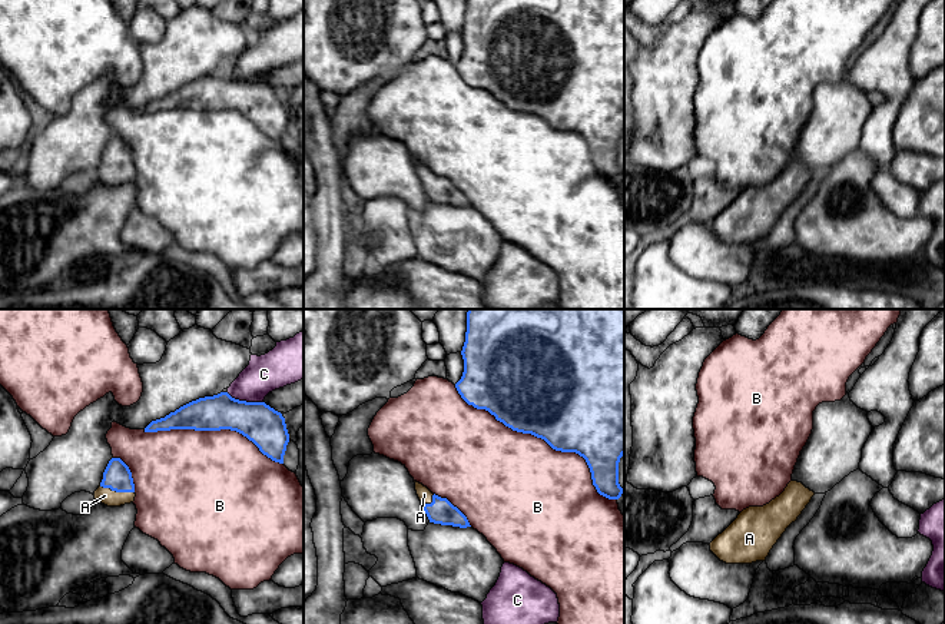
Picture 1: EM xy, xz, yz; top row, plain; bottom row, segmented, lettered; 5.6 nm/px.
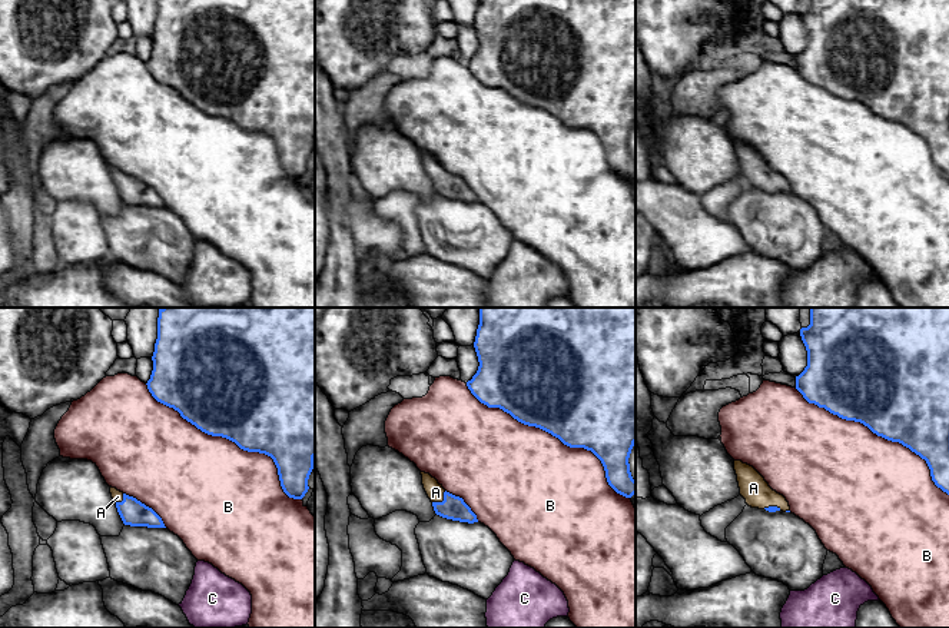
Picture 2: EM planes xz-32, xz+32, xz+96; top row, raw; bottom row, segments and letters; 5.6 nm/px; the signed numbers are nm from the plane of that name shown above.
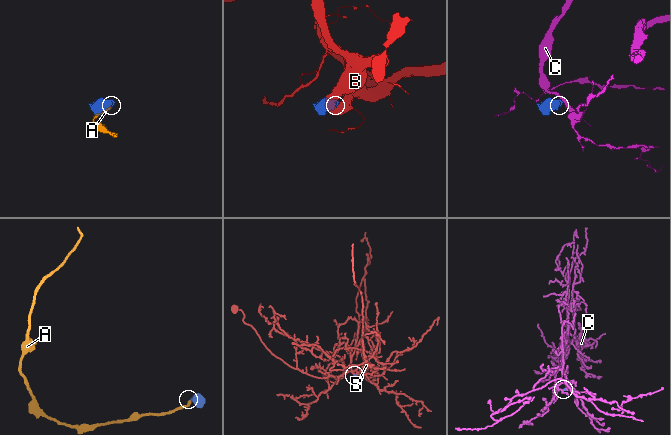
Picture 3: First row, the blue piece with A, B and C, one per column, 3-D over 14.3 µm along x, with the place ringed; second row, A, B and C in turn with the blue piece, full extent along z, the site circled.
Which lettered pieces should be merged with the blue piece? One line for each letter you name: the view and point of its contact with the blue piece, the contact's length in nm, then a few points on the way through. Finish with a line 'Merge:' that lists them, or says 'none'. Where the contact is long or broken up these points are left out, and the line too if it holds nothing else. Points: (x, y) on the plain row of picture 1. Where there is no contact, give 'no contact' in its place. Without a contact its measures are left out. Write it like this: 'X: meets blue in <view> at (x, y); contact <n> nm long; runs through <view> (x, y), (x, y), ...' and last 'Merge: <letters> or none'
A: meets blue in xy at (116, 171); contact 200 nm long; runs through xy (118, 156), (116, 171), (105, 175)
Merge: A

